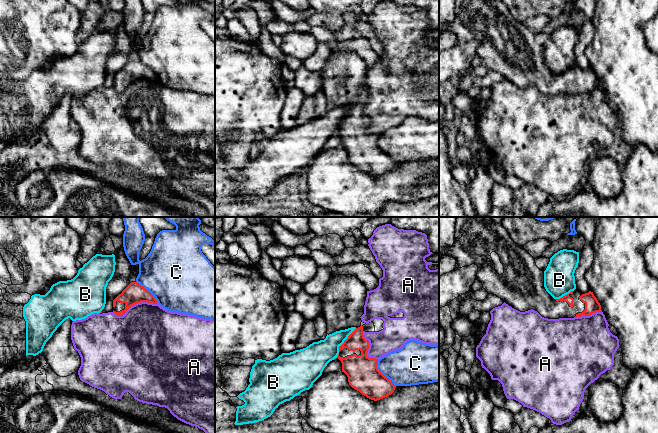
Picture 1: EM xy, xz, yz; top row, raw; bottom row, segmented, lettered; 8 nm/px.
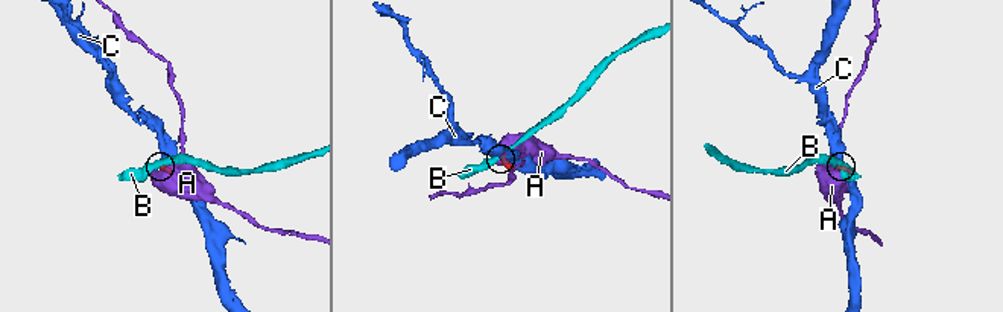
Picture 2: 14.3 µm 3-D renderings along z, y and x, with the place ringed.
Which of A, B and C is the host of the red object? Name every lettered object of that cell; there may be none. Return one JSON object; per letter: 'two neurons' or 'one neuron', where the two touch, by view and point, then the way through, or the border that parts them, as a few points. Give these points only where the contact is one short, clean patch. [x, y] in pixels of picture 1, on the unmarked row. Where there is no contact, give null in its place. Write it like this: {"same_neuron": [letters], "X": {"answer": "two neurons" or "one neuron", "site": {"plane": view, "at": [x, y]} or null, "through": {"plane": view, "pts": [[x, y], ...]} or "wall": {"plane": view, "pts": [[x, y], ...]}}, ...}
{"same_neuron": [], "A": {"answer": "two neurons", "site": {"plane": "xy", "at": [135, 79]}}, "B": {"answer": "two neurons", "site": {"plane": "xz", "at": [345, 116]}, "wall": {"plane": "xz", "pts": [[356, 104], [339, 123], [338, 127]]}}, "C": {"answer": "two neurons", "site": {"plane": "xz", "at": [381, 149]}}}

